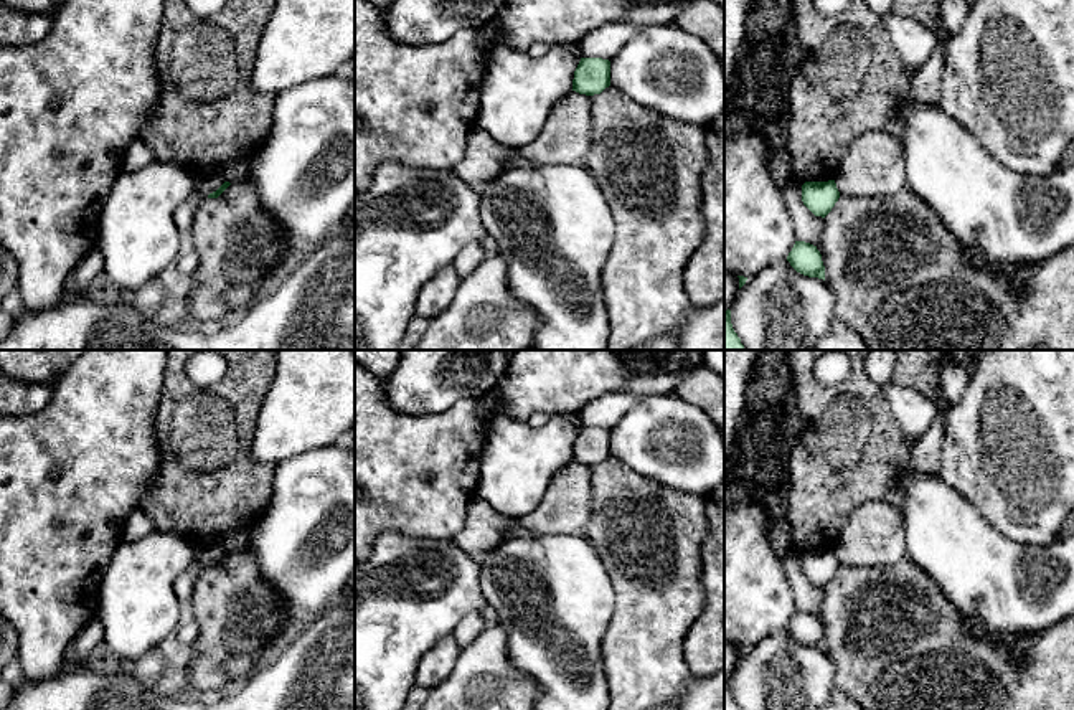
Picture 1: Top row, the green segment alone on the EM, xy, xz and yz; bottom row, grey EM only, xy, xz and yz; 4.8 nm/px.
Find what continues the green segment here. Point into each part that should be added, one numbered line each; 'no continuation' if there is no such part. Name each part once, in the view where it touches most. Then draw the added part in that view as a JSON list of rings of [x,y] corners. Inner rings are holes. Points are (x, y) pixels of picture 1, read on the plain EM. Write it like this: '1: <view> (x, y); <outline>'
no continuation

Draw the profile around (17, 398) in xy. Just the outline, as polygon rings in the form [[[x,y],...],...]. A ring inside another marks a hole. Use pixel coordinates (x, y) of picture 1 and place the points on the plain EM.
[[[0,372],[0,413],[21,416],[45,409],[53,396],[53,385],[8,380]]]

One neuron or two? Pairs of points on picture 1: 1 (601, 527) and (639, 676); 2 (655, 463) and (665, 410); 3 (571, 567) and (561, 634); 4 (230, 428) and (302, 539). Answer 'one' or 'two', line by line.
1: one
2: one
3: one
4: two

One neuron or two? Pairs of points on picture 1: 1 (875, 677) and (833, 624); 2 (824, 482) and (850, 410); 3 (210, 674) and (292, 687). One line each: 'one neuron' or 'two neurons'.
1: one neuron
2: one neuron
3: two neurons

